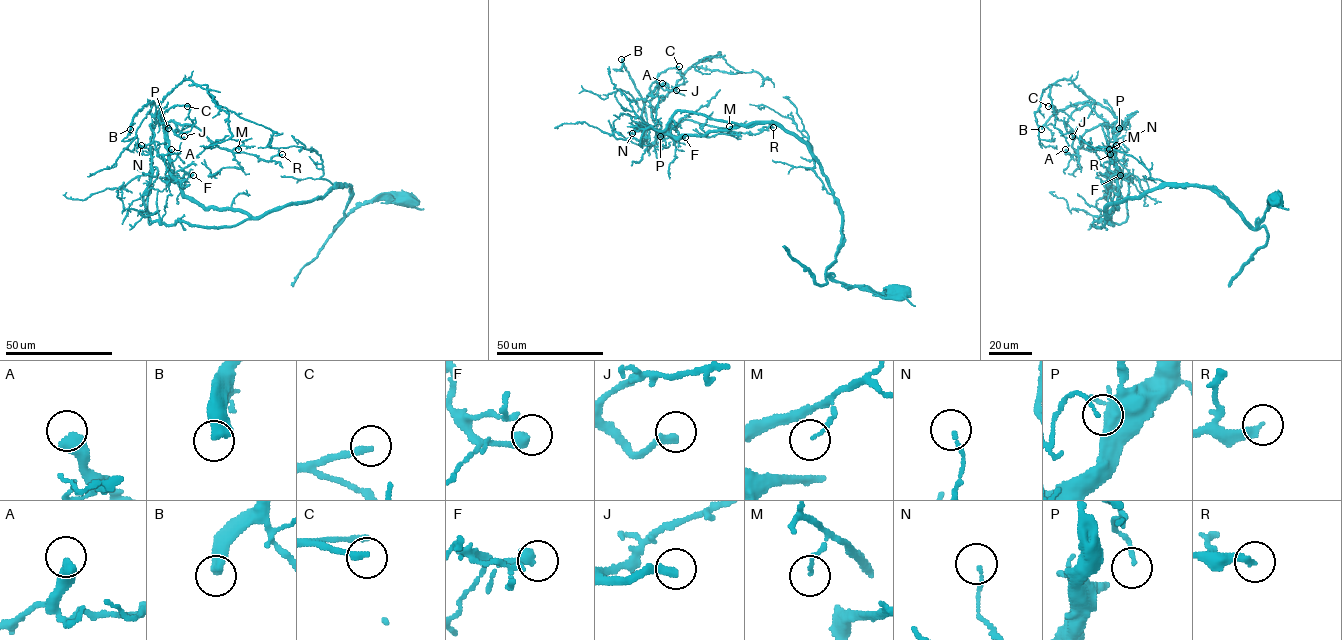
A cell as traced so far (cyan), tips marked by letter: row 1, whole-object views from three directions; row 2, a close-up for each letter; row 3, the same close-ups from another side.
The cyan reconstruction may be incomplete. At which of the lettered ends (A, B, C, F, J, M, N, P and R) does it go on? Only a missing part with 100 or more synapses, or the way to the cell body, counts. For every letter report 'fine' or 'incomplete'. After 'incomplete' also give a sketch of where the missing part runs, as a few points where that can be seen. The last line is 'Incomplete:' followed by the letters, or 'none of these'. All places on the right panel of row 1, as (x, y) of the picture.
A: fine
B: incomplete; missing branch runs (1041, 129), (1036, 170), (1026, 165), (1031, 167), (1048, 205)
C: fine
F: fine
J: fine
M: fine
N: fine
P: fine
R: fine
Incomplete: B

